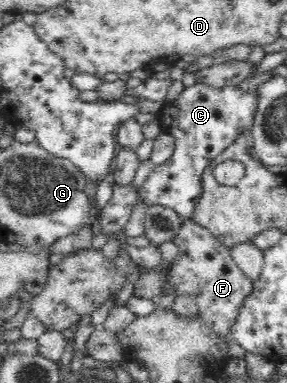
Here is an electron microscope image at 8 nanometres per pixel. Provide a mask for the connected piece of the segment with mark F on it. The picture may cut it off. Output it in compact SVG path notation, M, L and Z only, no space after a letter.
M186 219L172 240L178 246L178 257L165 272L166 281L177 288L178 294L194 294L199 316L217 335L227 335L237 324L239 311L252 293L254 284L235 264L230 247L225 246L210 230Z

